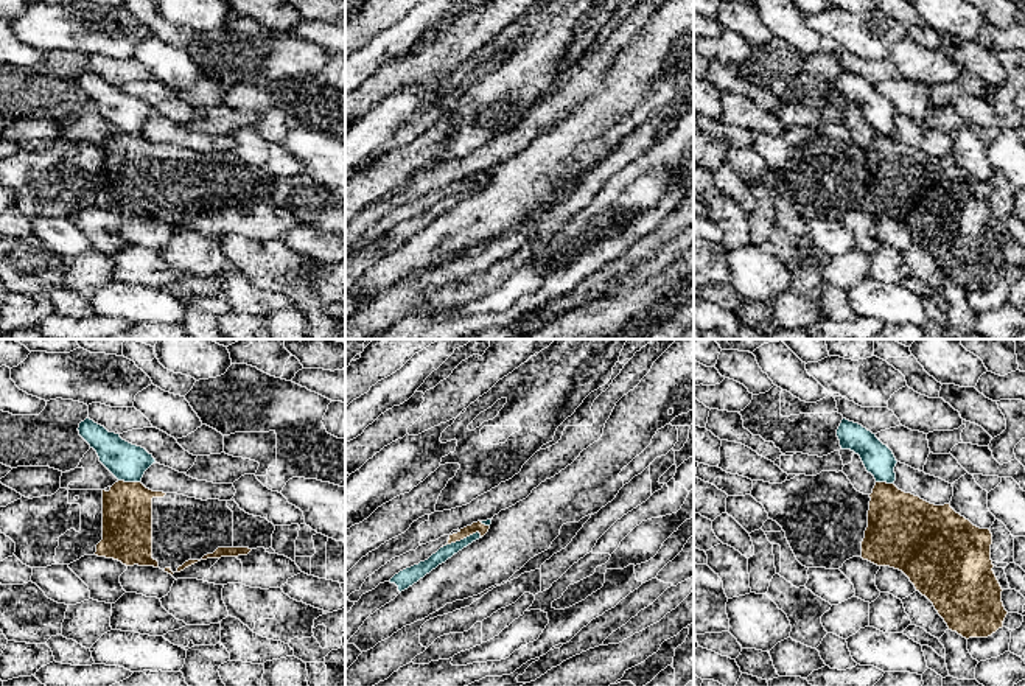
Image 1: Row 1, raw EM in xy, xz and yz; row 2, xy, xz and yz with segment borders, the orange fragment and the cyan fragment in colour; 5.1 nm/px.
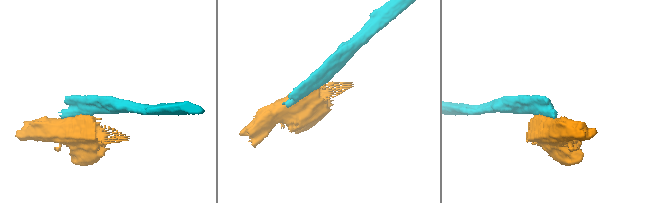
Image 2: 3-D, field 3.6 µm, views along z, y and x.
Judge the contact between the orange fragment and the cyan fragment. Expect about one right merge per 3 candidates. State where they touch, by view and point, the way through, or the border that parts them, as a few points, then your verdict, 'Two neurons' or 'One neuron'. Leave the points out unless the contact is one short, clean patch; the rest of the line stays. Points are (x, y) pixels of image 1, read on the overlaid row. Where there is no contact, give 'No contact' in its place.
Touches orange at xz (461, 538). Two neurons

